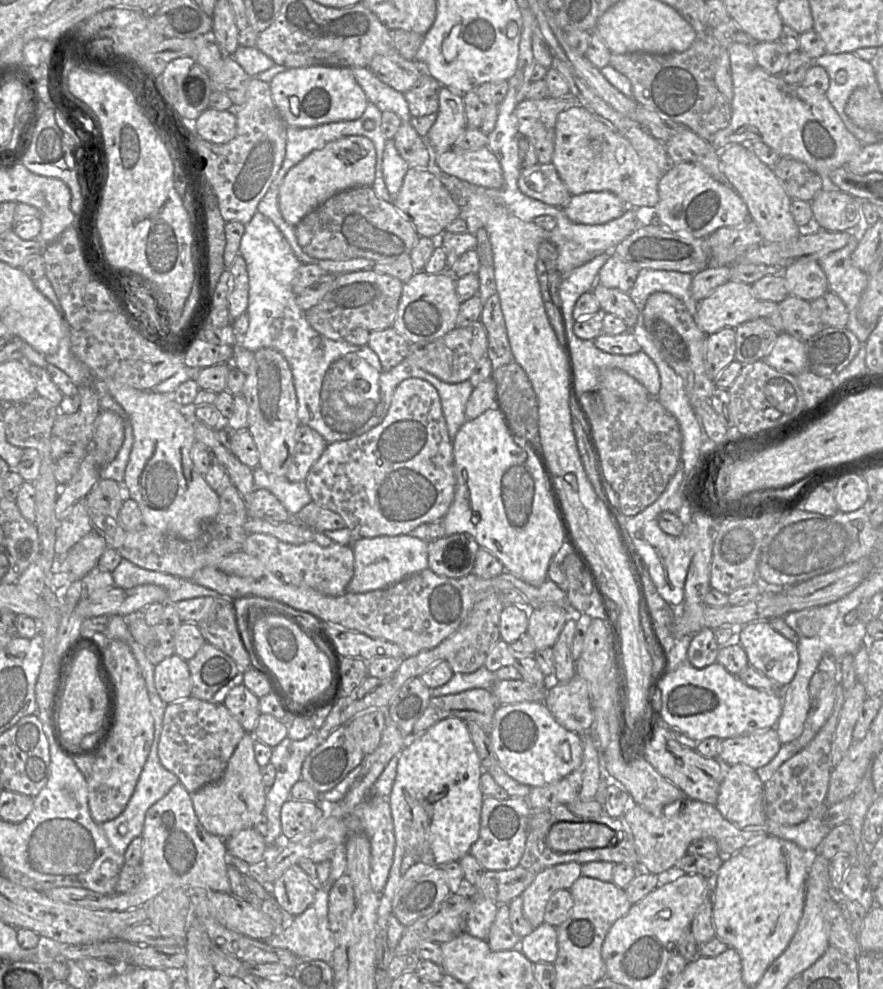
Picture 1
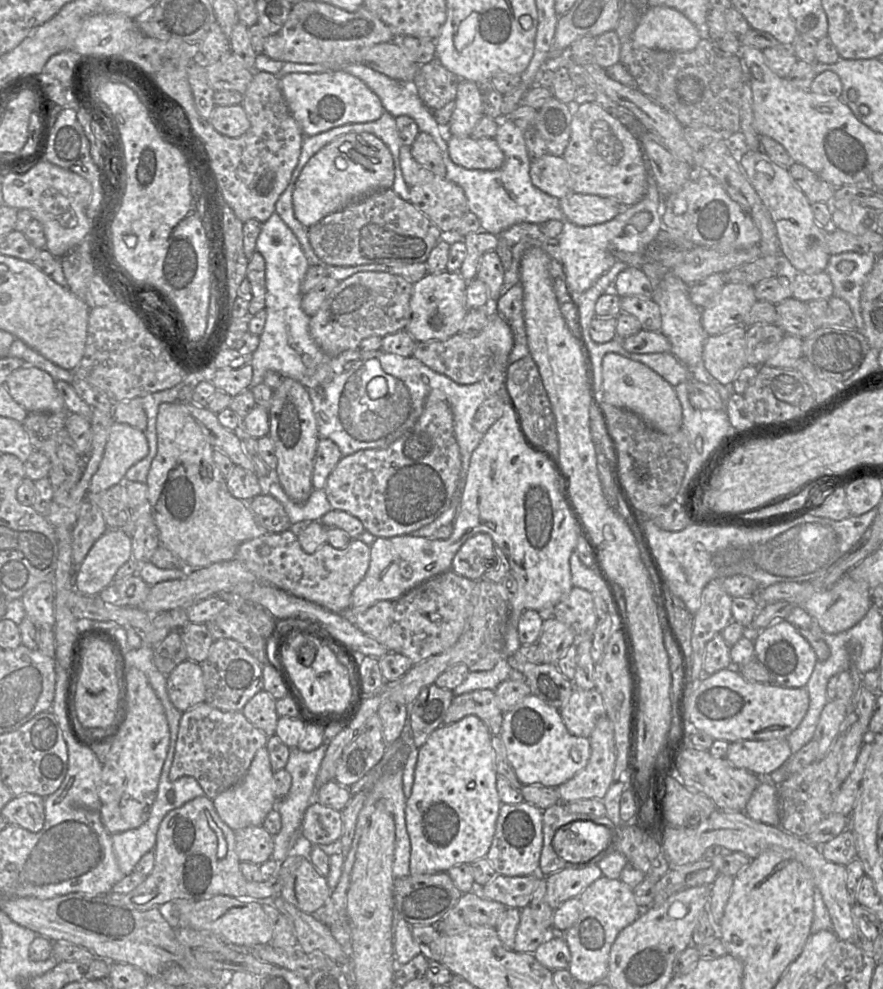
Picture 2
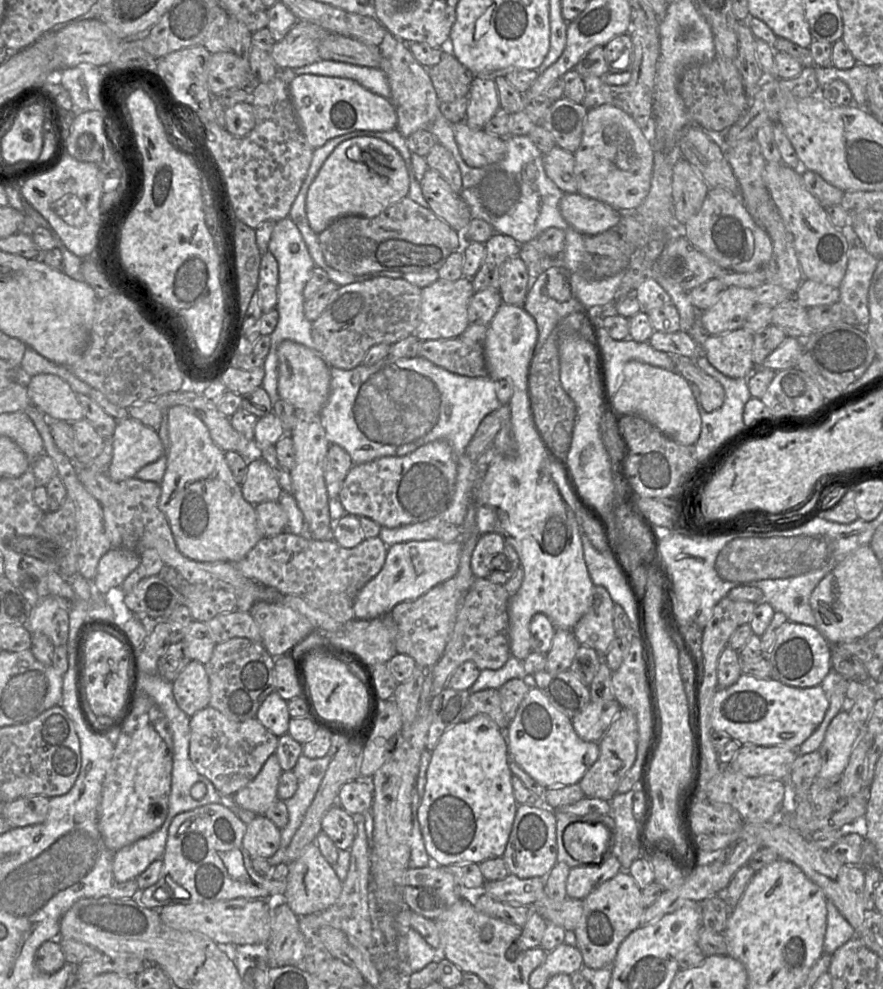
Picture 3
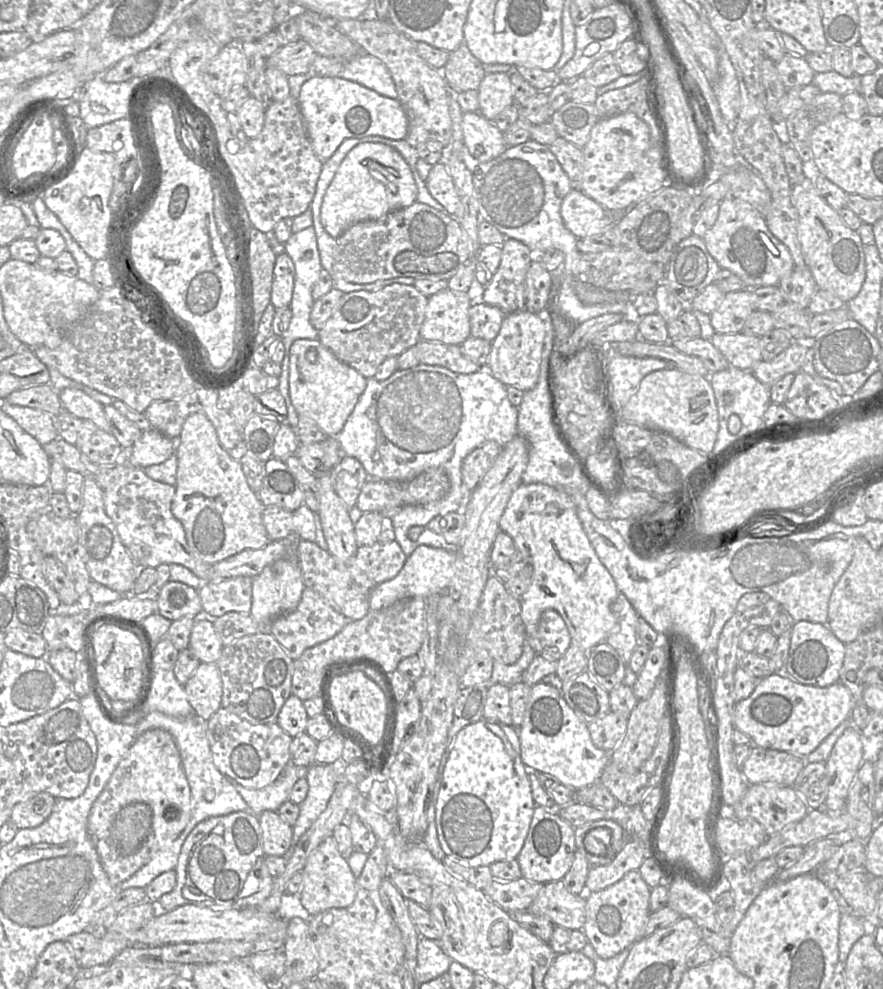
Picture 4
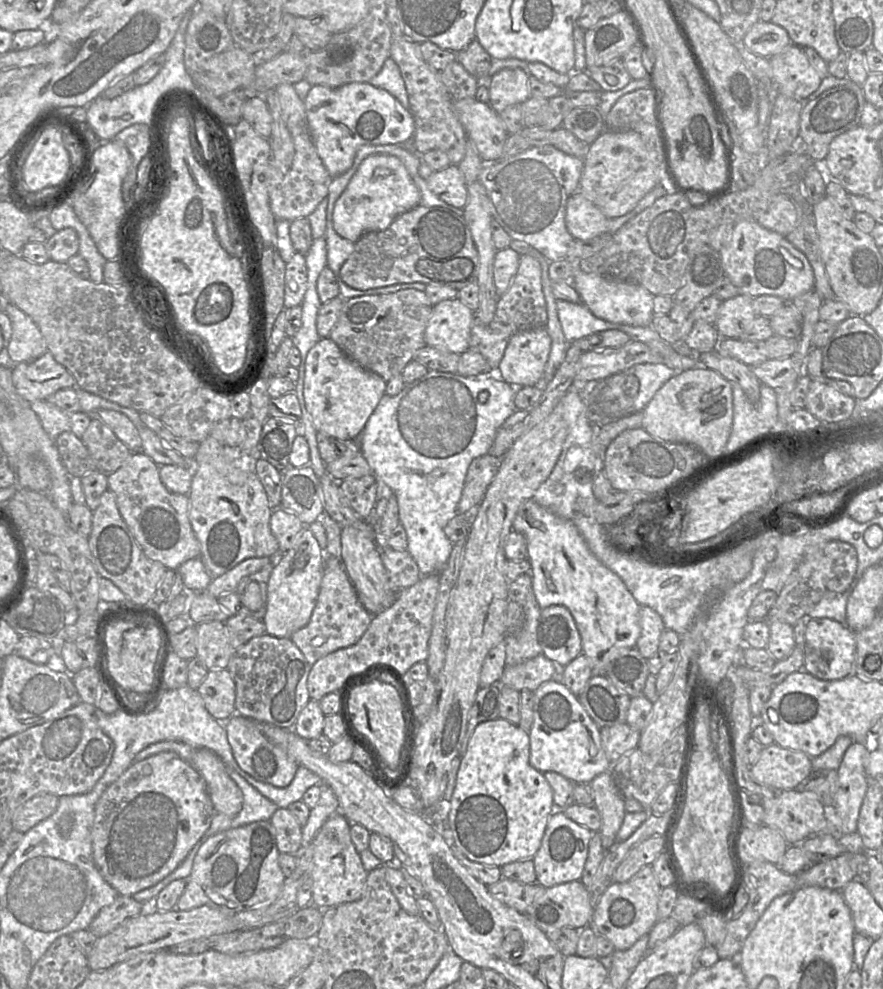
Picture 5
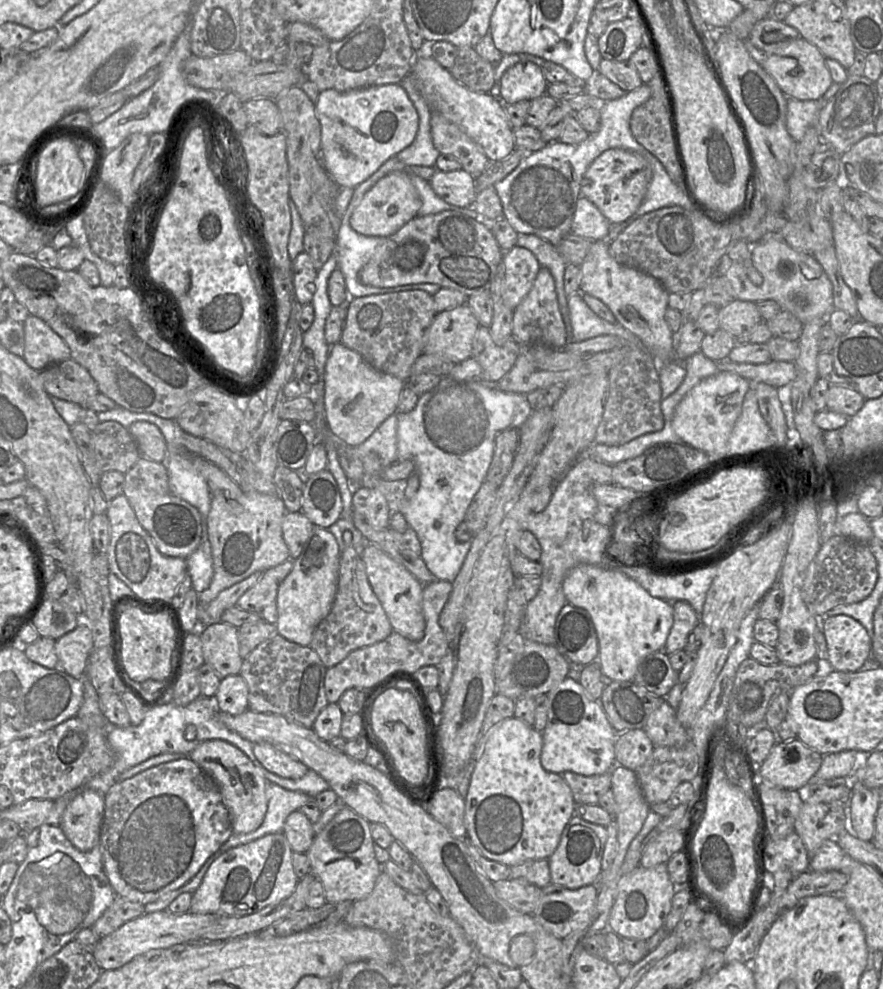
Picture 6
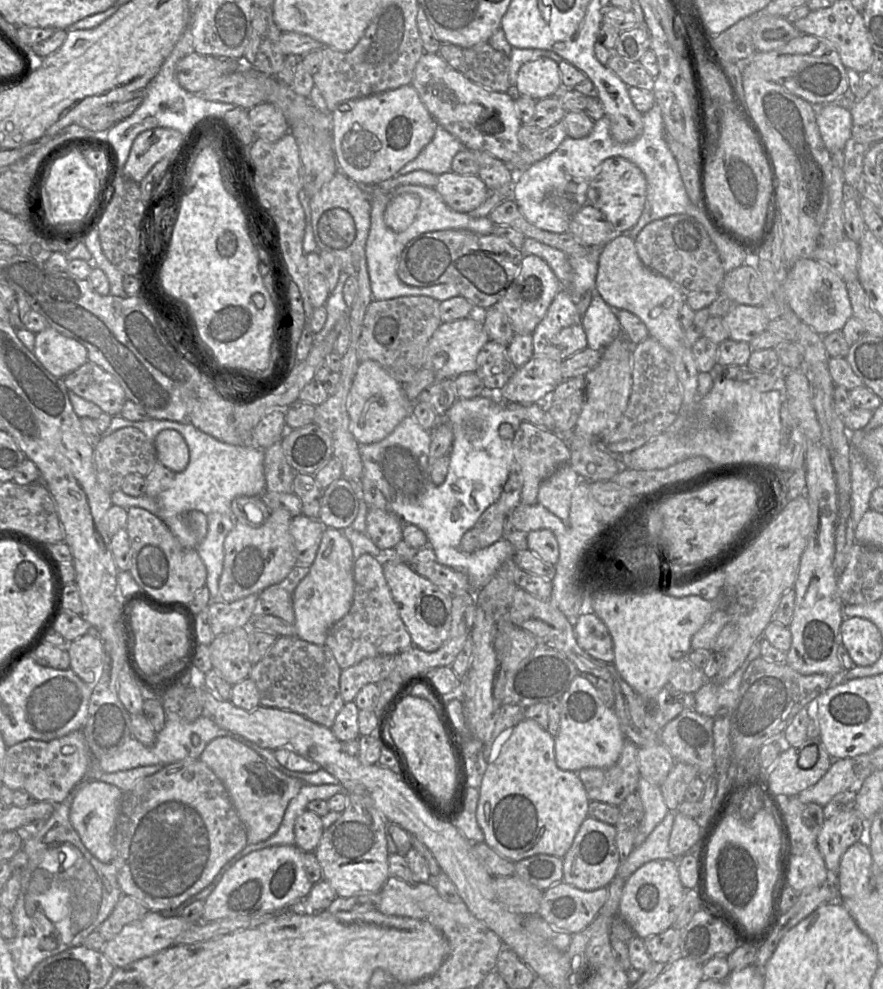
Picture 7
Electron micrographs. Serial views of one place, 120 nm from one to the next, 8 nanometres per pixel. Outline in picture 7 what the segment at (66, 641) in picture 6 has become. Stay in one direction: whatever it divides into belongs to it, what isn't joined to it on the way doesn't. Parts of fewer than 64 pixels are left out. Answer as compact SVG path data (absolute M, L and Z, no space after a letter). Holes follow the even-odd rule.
M87 633L73 641L68 648L70 668L88 685L95 684L106 665L106 652L99 636Z

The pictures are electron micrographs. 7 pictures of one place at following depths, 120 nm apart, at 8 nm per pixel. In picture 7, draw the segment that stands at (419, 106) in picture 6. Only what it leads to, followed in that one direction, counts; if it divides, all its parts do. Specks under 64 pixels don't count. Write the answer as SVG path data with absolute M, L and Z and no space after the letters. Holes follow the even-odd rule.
M438 125L432 140L416 158L403 166L398 174L424 170L439 176L450 172L454 156L463 149L465 149L463 144L457 138Z

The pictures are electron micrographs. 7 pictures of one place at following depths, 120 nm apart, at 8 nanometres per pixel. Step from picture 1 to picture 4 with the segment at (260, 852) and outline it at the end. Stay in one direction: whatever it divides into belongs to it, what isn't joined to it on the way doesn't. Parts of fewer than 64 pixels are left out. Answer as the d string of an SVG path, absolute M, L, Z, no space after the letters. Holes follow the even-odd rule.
M266 810L258 815L265 855L283 856L292 843L293 828L277 811Z

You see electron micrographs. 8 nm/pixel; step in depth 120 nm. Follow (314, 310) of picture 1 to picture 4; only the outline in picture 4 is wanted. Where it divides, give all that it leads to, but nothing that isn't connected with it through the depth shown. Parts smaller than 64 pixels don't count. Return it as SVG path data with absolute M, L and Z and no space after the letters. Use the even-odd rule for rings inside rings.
M394 283L378 291L359 290L344 293L333 314L323 328L318 331L317 339L340 361L358 371L365 378L374 378L379 366L390 357L398 357L421 340L420 329L424 319L428 297L414 286Z

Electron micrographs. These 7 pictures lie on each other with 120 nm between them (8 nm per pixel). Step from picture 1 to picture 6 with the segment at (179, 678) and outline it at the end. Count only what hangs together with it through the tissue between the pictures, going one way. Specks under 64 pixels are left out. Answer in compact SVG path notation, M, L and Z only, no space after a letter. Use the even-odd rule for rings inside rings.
M240 674L223 677L214 696L217 710L238 715L248 710L248 685Z

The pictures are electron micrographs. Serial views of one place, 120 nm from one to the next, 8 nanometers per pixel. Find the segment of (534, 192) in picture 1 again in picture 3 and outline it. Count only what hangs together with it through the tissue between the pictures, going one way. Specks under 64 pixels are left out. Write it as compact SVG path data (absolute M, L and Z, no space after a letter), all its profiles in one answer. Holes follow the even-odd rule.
M555 145L543 155L543 166L547 176L561 191L565 194L577 193L574 153Z

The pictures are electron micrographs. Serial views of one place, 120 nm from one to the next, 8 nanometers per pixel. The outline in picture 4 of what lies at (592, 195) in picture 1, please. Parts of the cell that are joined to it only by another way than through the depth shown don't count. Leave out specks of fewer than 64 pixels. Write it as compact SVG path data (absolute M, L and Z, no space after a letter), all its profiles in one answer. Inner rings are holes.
M572 189L563 199L561 216L565 227L578 239L604 233L617 223L617 216L583 193Z

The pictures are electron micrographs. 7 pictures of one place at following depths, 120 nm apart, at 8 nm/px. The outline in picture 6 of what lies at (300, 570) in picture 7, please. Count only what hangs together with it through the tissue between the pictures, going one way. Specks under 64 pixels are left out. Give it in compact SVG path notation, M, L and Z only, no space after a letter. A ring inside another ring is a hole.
M288 559L282 564L263 571L257 584L239 598L236 606L257 613L268 623L275 624L278 619L278 589L292 571L294 560Z

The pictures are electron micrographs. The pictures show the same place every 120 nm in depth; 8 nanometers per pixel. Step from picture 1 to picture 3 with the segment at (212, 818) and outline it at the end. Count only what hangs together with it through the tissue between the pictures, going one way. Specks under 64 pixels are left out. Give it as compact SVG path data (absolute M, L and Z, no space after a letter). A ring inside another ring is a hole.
M272 754L257 776L231 797L232 802L255 815L265 815L278 800L277 789L282 773L277 756Z

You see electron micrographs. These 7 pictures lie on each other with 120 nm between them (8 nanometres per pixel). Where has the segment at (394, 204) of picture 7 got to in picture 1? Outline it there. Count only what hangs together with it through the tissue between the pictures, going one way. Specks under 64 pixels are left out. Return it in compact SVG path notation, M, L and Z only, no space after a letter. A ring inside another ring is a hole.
M362 135L340 138L311 152L288 171L280 186L278 205L283 218L295 226L336 193L356 186L372 186L376 178L376 164L374 143Z

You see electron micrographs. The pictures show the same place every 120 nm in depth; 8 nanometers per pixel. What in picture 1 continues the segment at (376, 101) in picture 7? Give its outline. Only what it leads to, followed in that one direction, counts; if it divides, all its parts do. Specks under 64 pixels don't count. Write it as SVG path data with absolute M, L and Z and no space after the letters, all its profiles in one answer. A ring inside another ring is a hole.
M293 67L276 74L269 83L275 106L288 126L314 127L359 119L369 101L349 67Z

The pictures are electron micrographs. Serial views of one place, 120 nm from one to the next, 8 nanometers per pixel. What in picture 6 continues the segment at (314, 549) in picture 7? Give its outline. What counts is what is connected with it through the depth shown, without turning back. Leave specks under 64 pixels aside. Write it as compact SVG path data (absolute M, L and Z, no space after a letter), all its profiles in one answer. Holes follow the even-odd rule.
M288 511L283 518L283 538L288 546L290 559L298 558L309 542L315 525L301 512Z

